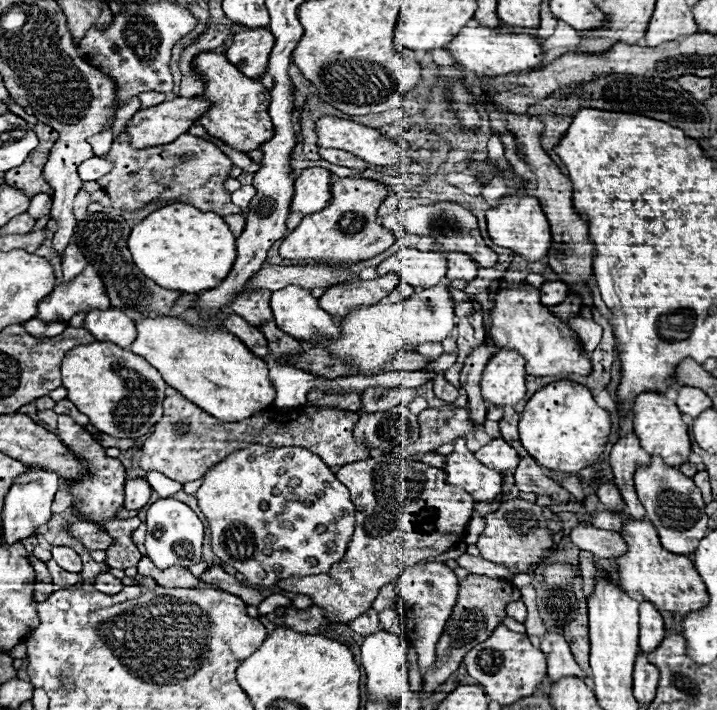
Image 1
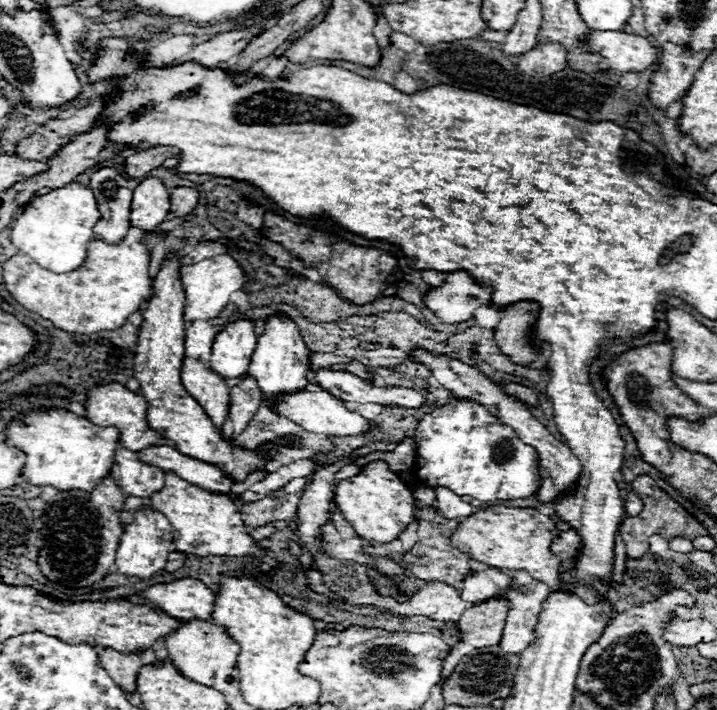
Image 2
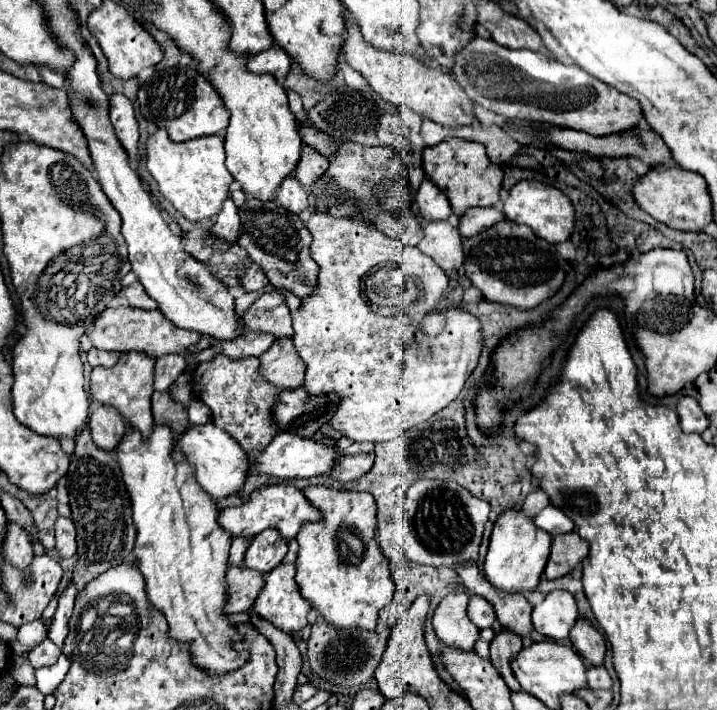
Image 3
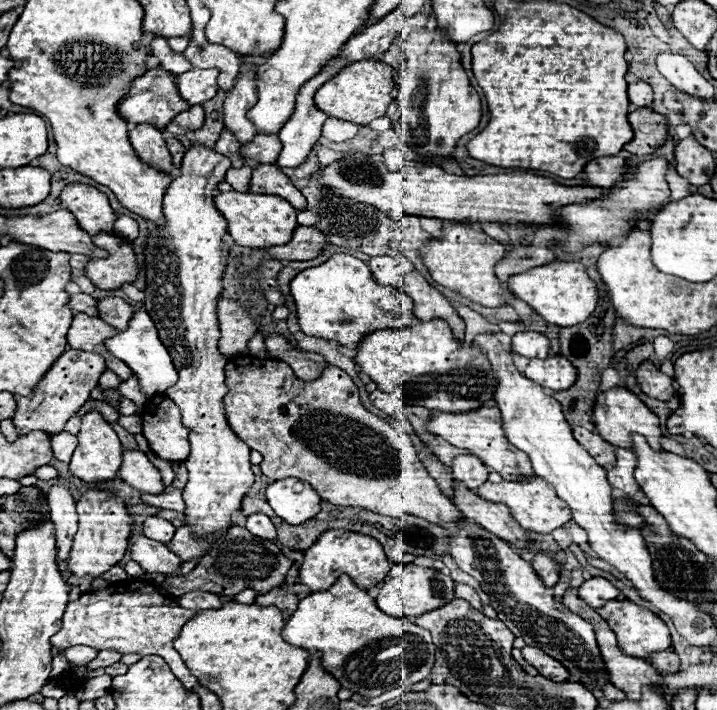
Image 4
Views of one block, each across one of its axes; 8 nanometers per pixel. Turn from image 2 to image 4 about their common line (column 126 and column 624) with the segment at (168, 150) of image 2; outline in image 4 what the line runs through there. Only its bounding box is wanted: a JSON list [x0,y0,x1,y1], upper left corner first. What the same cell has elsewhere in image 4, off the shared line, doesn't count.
[586,156,628,188]

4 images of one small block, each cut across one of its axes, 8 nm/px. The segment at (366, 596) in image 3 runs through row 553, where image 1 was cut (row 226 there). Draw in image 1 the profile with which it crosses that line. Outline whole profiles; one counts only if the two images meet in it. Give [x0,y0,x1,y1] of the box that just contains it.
[280,178,394,266]

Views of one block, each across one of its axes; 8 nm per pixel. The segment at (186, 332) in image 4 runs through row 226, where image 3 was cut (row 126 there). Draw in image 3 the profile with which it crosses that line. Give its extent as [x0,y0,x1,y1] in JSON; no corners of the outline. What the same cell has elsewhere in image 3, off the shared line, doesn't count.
[138,66,228,142]

